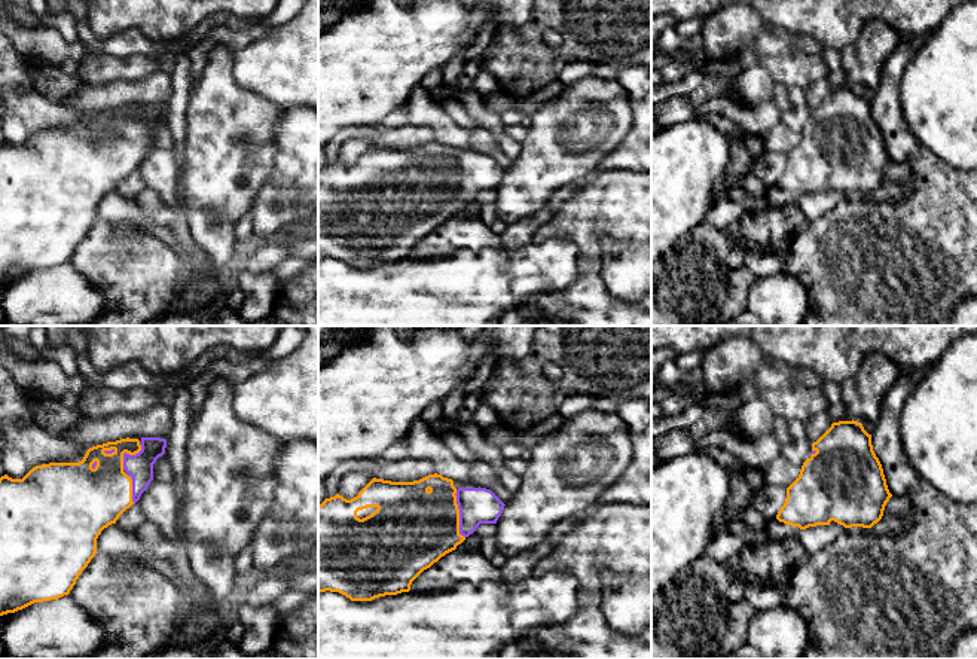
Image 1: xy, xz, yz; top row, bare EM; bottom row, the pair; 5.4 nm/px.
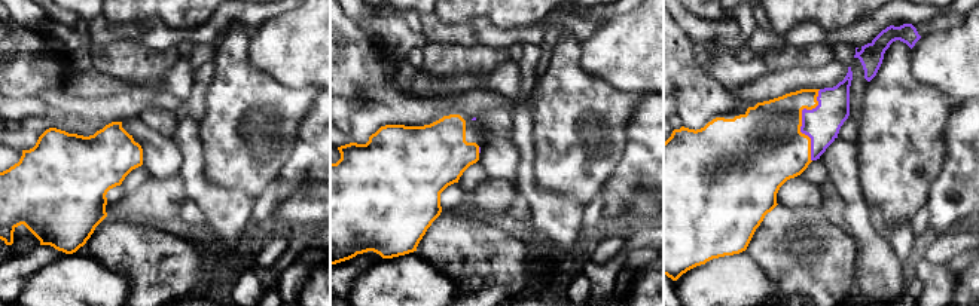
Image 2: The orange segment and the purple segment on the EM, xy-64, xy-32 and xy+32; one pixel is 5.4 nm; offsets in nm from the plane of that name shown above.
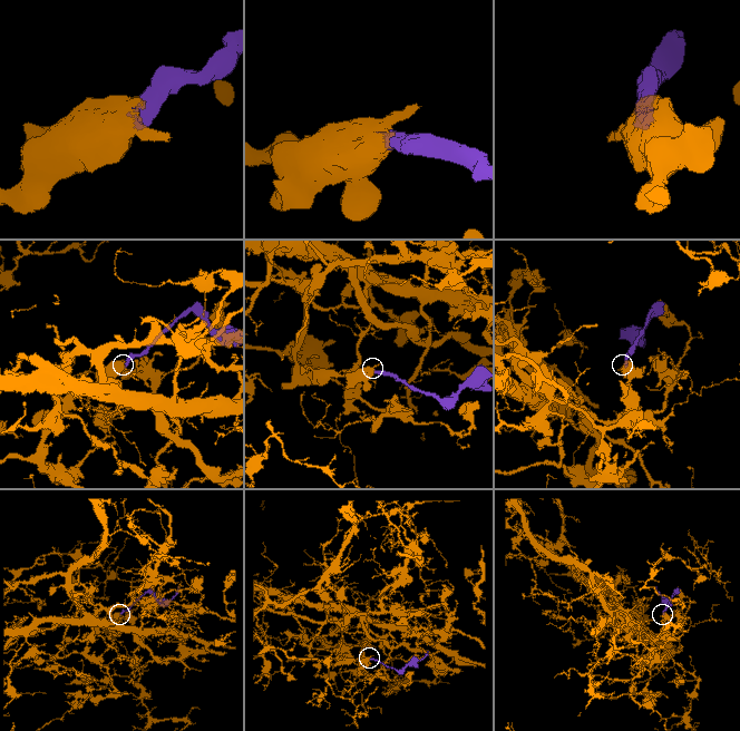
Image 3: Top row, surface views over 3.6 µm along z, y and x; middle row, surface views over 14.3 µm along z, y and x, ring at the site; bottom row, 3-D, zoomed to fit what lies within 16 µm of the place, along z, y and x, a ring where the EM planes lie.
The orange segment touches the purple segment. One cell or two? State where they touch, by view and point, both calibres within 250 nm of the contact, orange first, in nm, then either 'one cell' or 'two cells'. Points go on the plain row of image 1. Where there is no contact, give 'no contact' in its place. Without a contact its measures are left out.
meets orange in xz at (458, 180); 420 nm thick on the orange side, 190 nm on the other; one cell

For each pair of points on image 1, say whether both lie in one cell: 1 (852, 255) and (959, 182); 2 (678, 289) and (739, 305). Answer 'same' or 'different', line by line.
1: same
2: different

